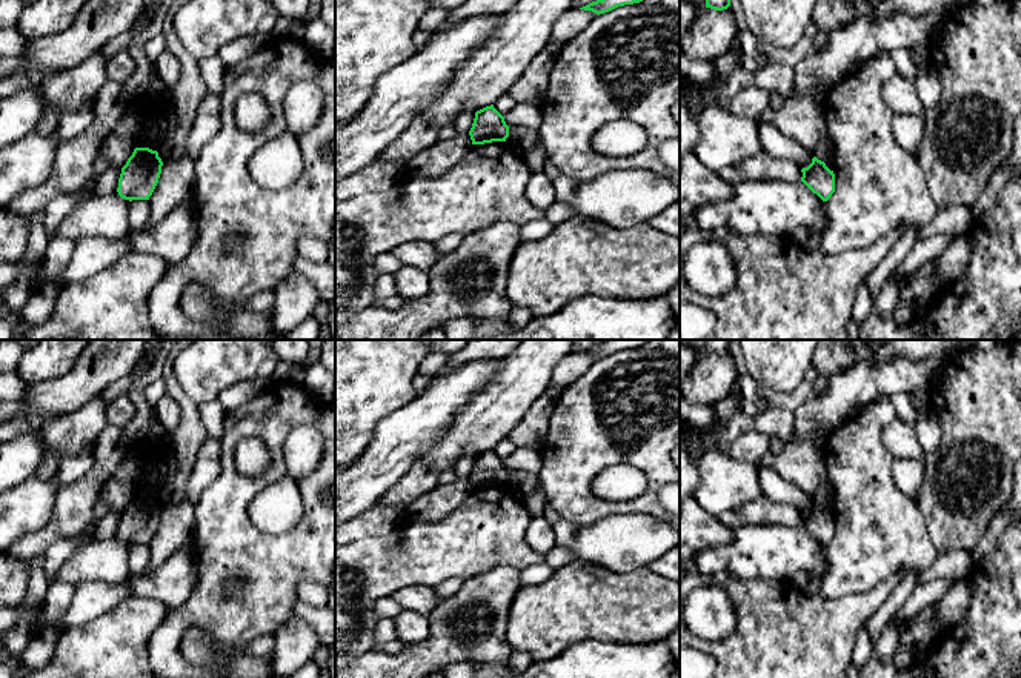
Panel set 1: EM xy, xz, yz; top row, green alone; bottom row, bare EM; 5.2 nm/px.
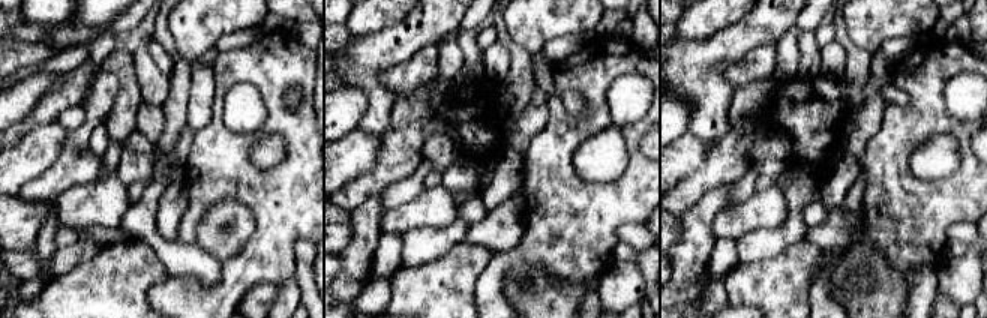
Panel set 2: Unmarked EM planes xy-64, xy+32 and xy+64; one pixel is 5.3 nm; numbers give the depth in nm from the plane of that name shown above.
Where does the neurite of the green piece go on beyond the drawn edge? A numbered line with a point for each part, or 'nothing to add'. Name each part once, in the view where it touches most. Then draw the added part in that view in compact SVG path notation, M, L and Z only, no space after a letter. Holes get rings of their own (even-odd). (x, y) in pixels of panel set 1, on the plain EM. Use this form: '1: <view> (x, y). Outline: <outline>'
nothing to add

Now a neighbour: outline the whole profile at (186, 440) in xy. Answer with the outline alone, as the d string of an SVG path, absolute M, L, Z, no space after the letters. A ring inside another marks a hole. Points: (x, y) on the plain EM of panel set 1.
M165 366L161 378L166 394L180 406L180 424L172 432L168 450L163 454L168 474L158 492L161 506L169 506L186 500L188 481L208 434L200 417L200 404L185 394L174 366Z

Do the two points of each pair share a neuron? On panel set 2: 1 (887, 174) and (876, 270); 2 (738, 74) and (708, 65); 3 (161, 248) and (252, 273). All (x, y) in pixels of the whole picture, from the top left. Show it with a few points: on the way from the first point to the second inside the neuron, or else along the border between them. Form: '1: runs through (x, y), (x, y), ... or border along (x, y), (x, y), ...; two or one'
1: border along (863, 224), (867, 242), (903, 276); two
2: border along (755, 48), (725, 72), (734, 89); two
3: border along (222, 267), (221, 278), (213, 285), (188, 281); two

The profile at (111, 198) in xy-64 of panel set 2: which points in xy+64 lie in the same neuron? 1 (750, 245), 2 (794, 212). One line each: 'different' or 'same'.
1: different
2: different

